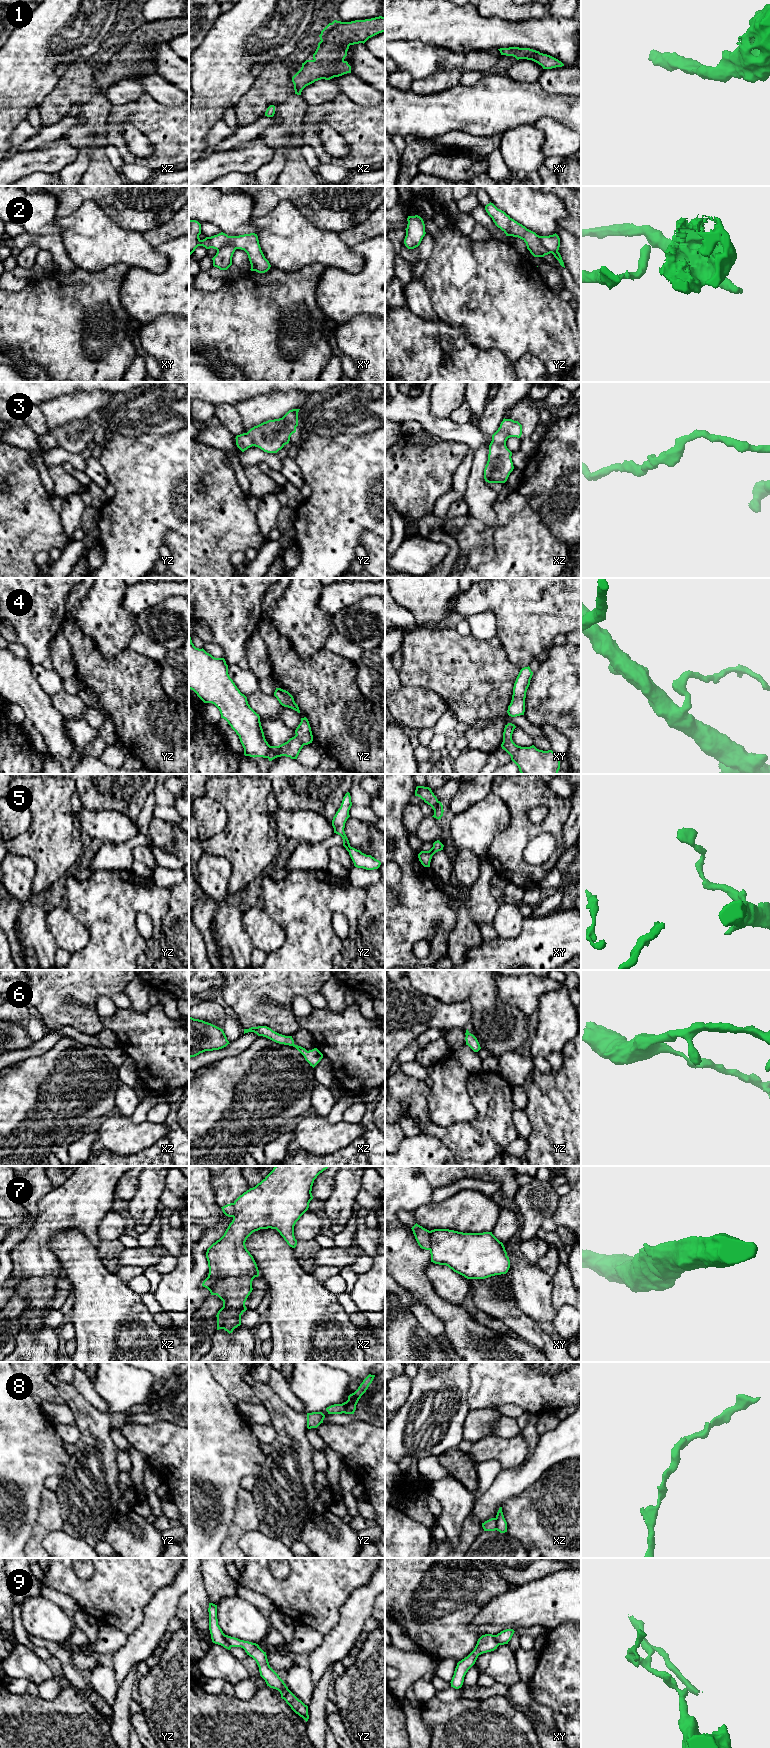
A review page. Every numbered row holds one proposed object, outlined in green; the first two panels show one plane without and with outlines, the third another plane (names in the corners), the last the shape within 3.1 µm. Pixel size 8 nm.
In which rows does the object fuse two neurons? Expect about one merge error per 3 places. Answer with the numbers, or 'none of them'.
2, 7, 8, 9

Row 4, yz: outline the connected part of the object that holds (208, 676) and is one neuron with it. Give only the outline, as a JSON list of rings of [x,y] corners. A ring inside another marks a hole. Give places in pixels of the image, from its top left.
[[[189,636],[189,689],[193,690],[204,703],[214,704],[220,711],[221,718],[225,719],[239,736],[244,748],[244,755],[250,757],[268,758],[269,761],[281,756],[297,759],[304,745],[313,741],[309,721],[306,717],[295,730],[295,736],[279,746],[270,746],[265,739],[260,722],[260,716],[248,704],[247,697],[240,692],[228,674],[228,665],[224,658],[215,658],[203,648],[199,649],[192,643]]]

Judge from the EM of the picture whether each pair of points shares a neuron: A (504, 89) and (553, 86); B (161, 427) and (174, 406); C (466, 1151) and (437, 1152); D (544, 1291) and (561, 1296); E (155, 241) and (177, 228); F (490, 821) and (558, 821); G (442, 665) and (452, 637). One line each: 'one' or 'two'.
A: two
B: one
C: two
D: two
E: one
F: two
G: one

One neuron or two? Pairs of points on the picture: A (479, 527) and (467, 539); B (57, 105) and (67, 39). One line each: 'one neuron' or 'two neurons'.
A: one neuron
B: two neurons

